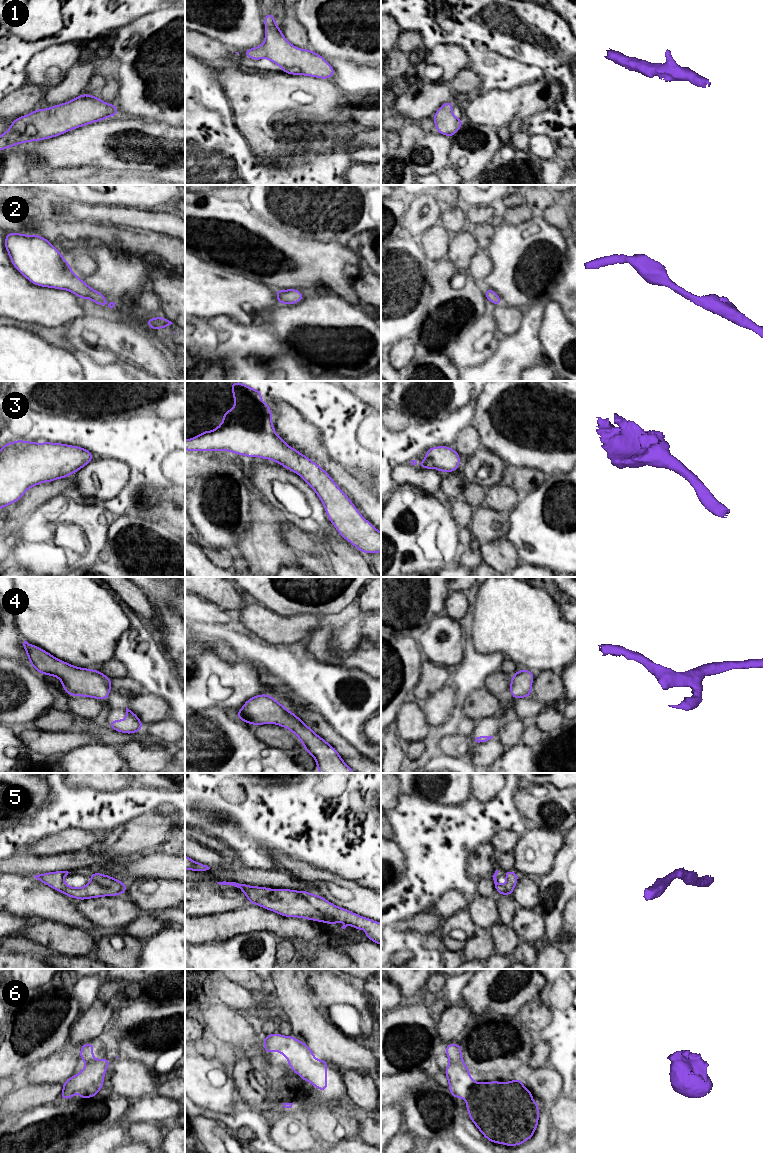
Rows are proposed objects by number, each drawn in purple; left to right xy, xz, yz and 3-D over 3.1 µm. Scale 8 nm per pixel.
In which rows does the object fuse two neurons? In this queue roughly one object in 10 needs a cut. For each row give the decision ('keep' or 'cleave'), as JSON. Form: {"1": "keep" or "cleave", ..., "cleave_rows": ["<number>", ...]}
{"1": "keep", "2": "keep", "3": "keep", "4": "keep", "5": "keep", "6": "keep", "cleave_rows": []}

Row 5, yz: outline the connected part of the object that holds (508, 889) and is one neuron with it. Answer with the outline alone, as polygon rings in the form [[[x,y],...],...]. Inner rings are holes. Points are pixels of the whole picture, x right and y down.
[[[496,870],[494,875],[492,876],[493,880],[494,880],[494,884],[495,884],[497,894],[512,895],[513,890],[516,886],[517,880],[519,878],[519,875],[516,872],[504,871],[503,873],[506,876],[507,882],[505,885],[501,885],[497,882],[497,878],[496,878],[498,872],[499,871]]]

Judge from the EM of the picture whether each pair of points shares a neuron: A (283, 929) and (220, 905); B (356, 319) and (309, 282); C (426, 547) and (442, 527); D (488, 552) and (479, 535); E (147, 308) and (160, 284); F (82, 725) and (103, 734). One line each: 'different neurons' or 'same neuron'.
A: different neurons
B: different neurons
C: same neuron
D: different neurons
E: different neurons
F: same neuron

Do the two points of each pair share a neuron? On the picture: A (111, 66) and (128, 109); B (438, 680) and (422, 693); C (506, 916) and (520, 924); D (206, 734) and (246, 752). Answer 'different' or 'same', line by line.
A: same
B: same
C: different
D: same

